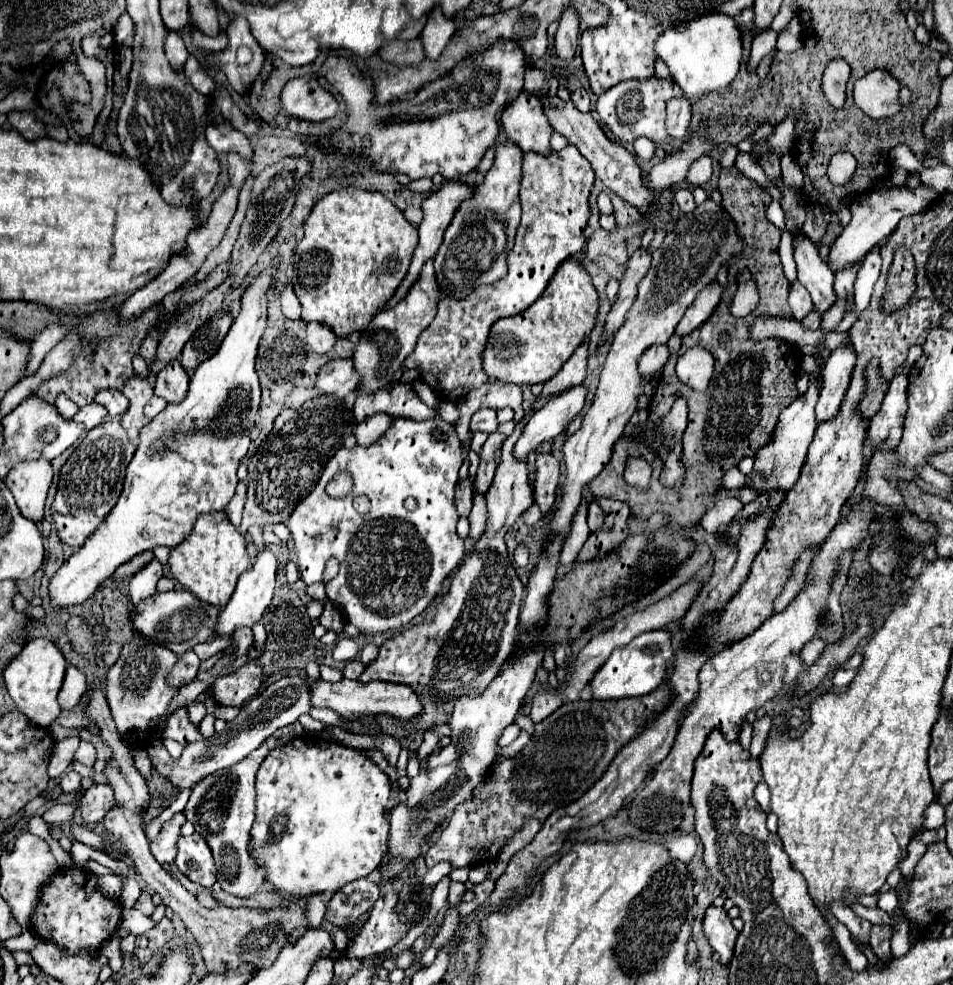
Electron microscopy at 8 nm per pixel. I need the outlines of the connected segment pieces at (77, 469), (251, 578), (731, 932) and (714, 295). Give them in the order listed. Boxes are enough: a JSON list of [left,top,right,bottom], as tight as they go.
[[51,419,135,547],[217,549,277,635],[703,907,737,965],[675,283,721,337]]

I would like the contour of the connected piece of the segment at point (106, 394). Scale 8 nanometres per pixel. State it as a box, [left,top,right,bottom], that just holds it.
[95,389,129,417]

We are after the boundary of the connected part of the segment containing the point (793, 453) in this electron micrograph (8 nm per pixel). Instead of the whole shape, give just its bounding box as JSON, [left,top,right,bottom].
[747,375,819,495]

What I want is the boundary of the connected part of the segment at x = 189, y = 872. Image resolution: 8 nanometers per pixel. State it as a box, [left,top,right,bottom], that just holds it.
[175,833,215,889]

